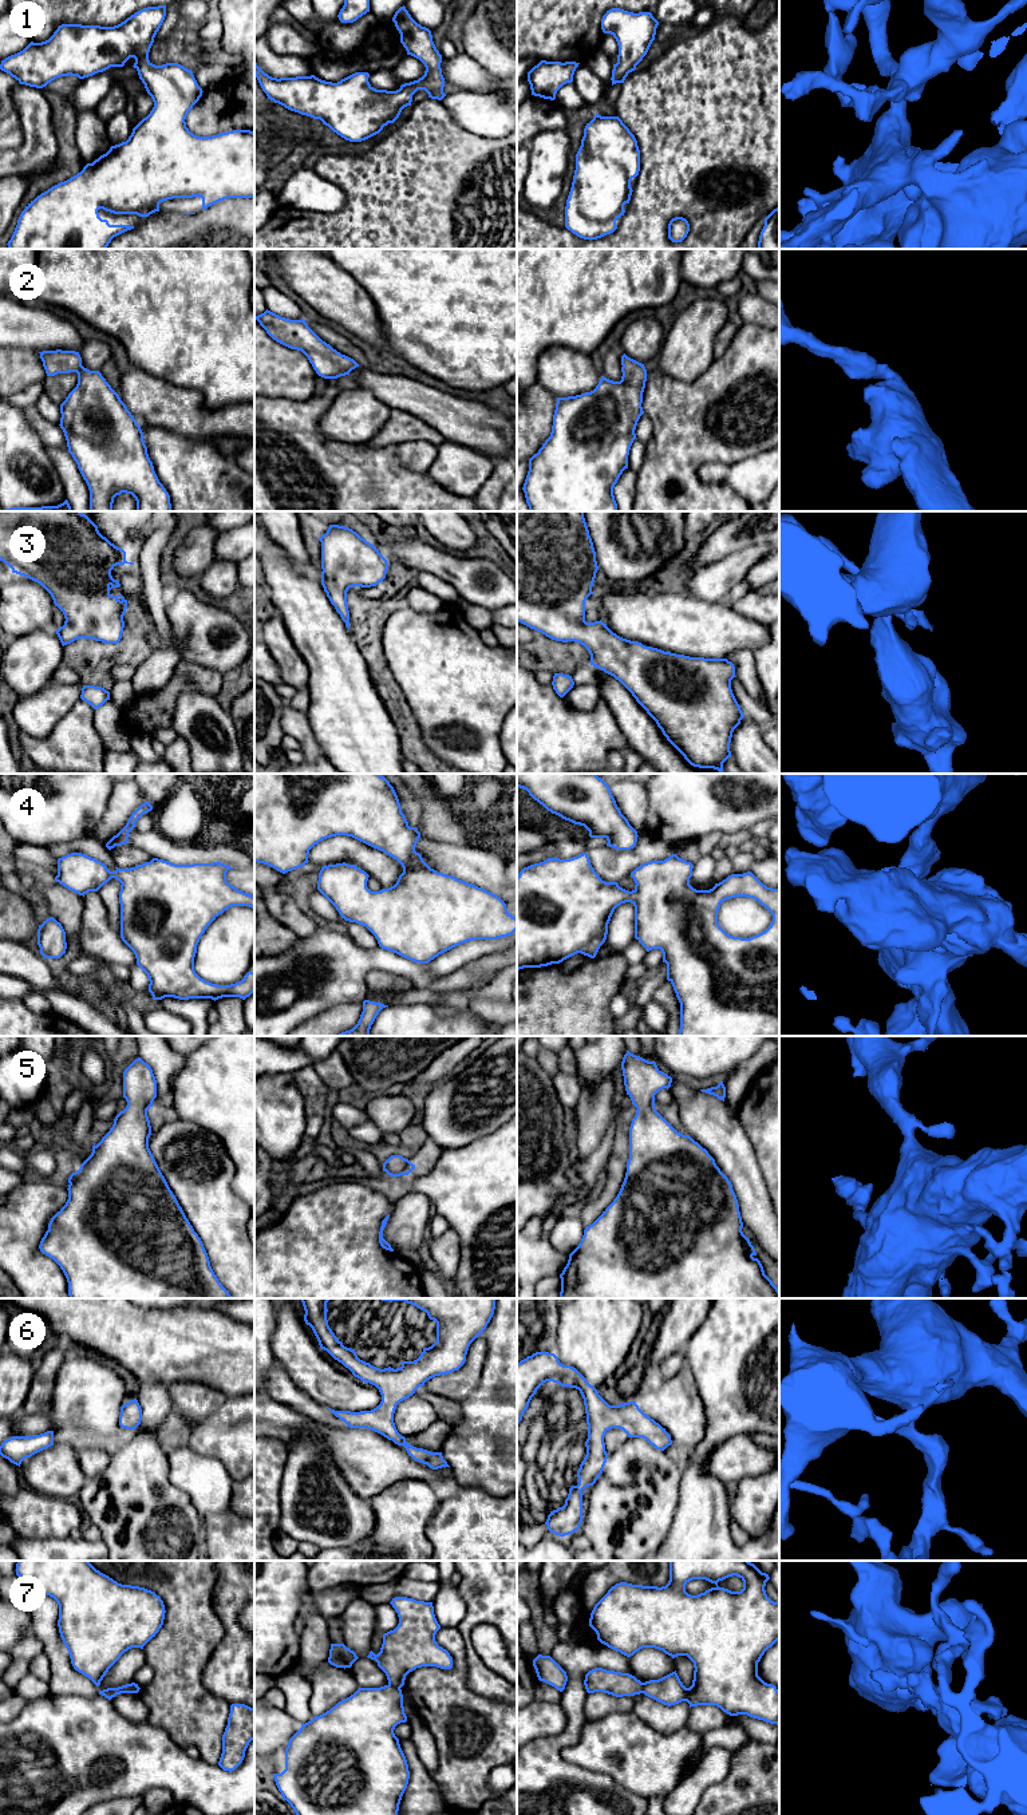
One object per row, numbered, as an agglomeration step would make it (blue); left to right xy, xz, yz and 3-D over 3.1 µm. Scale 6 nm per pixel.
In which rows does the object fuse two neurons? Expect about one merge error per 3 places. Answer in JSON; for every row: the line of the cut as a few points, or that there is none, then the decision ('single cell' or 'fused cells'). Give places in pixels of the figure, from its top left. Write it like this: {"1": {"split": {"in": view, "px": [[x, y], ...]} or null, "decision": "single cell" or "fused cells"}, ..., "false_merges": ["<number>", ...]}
{"1": {"split": null, "decision": "single cell"}, "2": {"split": null, "decision": "single cell"}, "3": {"split": null, "decision": "single cell"}, "4": {"split": null, "decision": "single cell"}, "5": {"split": null, "decision": "single cell"}, "6": {"split": null, "decision": "single cell"}, "7": {"split": {"in": "xz", "px": [[388, 1683], [399, 1688]]}, "decision": "fused cells"}, "false_merges": ["7"]}

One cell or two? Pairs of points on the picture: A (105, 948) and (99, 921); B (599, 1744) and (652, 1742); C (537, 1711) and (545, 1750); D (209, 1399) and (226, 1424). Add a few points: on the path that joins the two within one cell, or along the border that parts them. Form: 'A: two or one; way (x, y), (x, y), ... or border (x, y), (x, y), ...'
A: one; way (102, 941), (99, 938), (99, 928)
B: one; way (612, 1744), (639, 1744)
C: two; border (567, 1716), (567, 1724), (560, 1732), (530, 1742)
D: two; border (228, 1398), (194, 1427)

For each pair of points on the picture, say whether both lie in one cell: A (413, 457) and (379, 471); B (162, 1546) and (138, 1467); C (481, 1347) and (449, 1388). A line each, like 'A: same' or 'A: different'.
A: different
B: same
C: same

